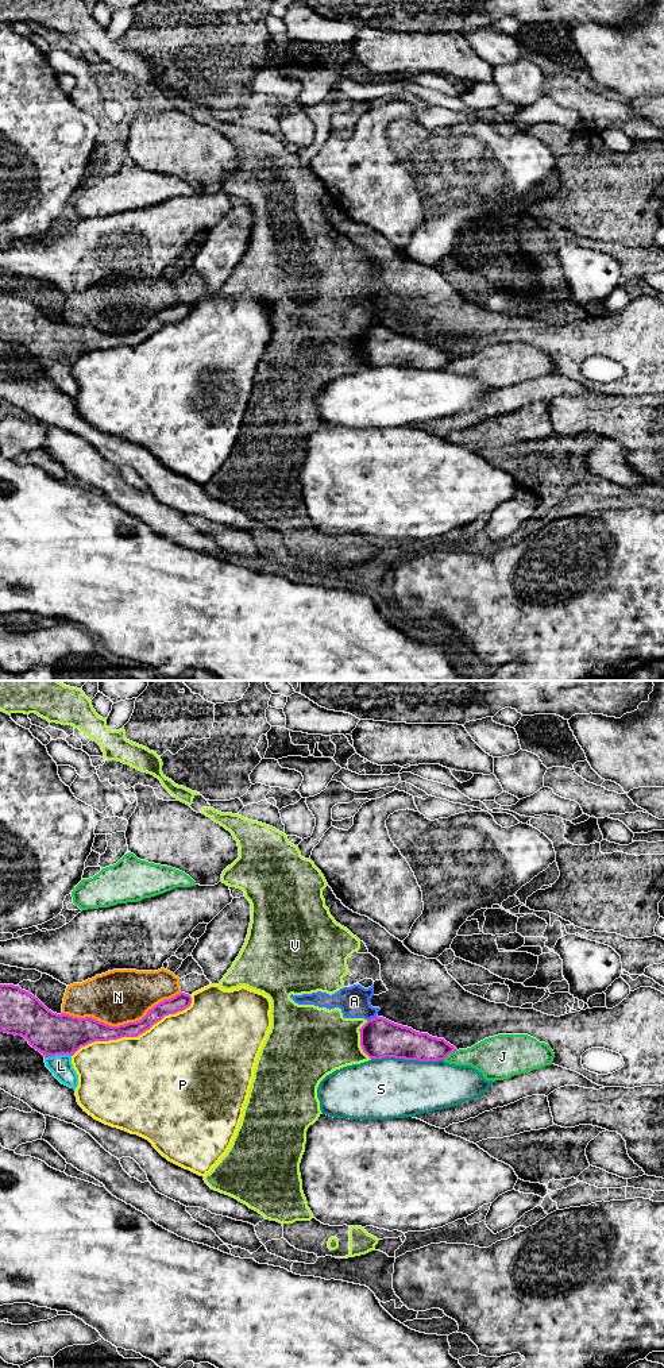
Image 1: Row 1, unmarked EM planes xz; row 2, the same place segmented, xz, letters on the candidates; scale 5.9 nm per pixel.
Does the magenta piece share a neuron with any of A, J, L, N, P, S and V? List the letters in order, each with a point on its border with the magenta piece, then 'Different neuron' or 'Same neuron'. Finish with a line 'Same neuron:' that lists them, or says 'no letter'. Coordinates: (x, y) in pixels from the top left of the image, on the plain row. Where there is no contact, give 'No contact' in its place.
A: Touches magenta at xz (371, 327). Different neuron
J: Touches magenta at xz (450, 361). Different neuron
L: Touches magenta at xz (57, 362). Different neuron
N: Touches magenta at xz (120, 334). Different neuron
P: Touches magenta at xz (134, 345). Different neuron
S: Touches magenta at xz (408, 367). Different neuron
V: Touches magenta at xz (361, 349). Different neuron
Same neuron: no letter

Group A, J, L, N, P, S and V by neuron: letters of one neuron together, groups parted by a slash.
A V / J / L / N / P / S

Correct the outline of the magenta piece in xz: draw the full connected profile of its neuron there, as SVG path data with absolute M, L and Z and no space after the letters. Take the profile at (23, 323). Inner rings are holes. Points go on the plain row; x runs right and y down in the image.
M0 293L0 340L24 346L45 366L73 365L81 355L94 350L138 346L165 324L182 320L190 312L192 305L179 301L155 313L140 330L111 335L92 325L53 321L19 294Z

